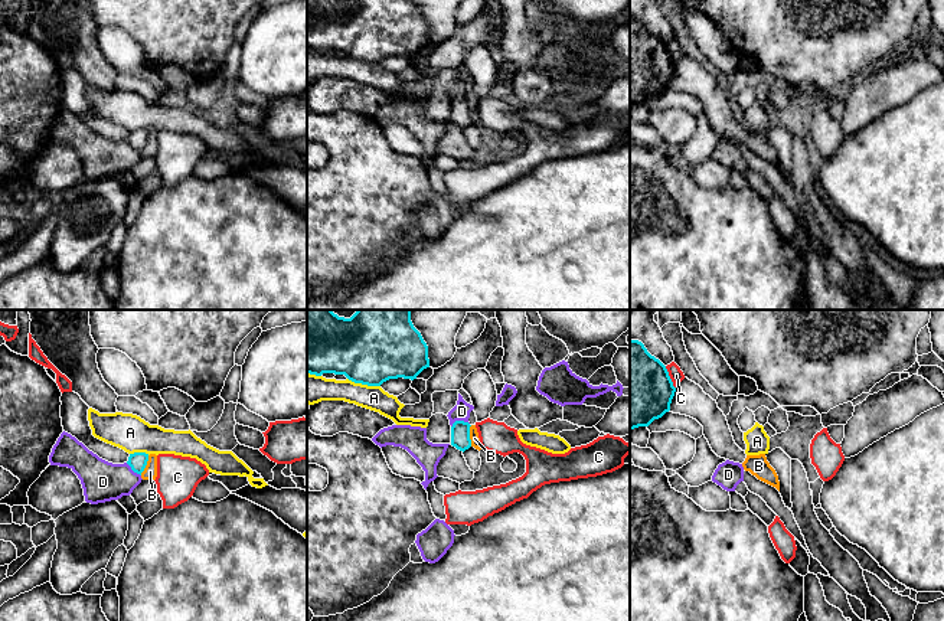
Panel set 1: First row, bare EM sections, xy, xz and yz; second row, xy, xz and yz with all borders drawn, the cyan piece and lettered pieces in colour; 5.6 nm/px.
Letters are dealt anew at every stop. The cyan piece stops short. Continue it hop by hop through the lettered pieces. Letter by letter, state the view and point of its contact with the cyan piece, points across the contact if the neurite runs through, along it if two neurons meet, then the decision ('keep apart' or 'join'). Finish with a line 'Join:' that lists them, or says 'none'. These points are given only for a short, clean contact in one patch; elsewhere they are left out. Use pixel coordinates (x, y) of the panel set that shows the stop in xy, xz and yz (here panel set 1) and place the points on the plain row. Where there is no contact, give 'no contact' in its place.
A: meets cyan in xz at (363, 61); keep apart
B: meets cyan in xz at (469, 113); border along xz (472, 103), (470, 123); keep apart
C: meets cyan in yz at (669, 55); border along yz (665, 43), (675, 65); keep apart
D: meets cyan in xz at (459, 98); border along xz (469, 100), (456, 98), (451, 104); keep apart
Join: none

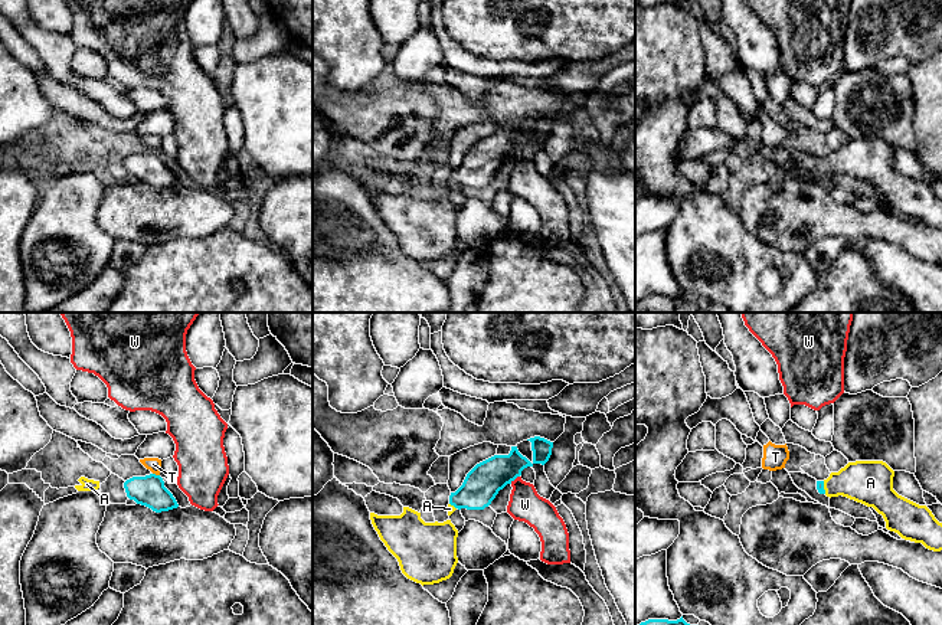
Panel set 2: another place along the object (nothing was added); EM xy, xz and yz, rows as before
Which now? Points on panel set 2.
A: meets cyan in yz at (823, 164); runs through yz (820, 162), (823, 164), (864, 159); join
T: meets cyan in xy at (154, 151); border along xy (153, 150), (159, 153); keep apart
W: meets cyan in xz at (514, 156); border along xz (519, 153), (510, 160); keep apart
Join: A

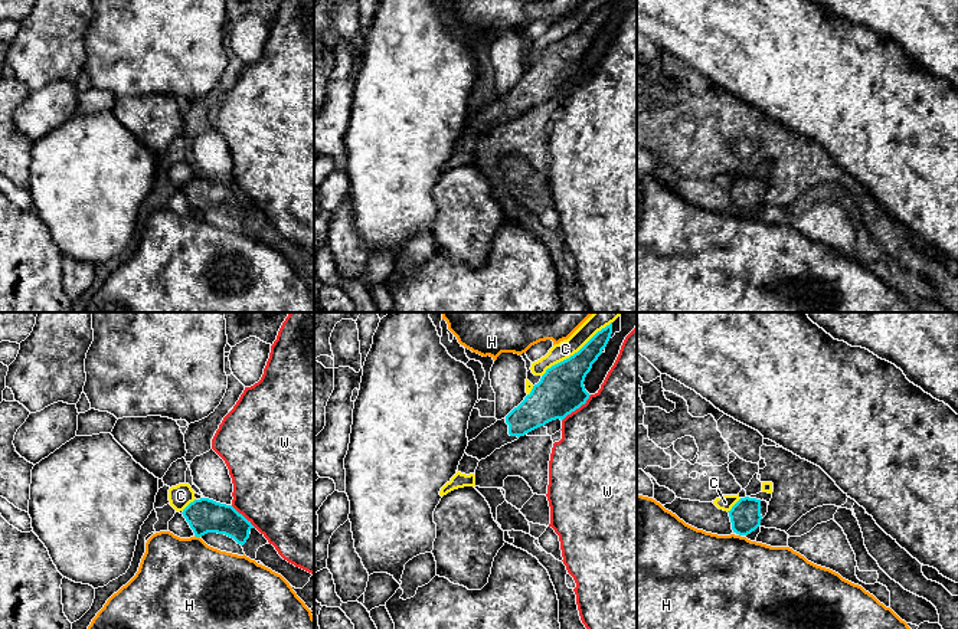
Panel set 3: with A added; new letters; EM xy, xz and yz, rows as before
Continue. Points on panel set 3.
C: meets cyan in xz at (575, 30); keep apart
H: meets cyan in xy at (198, 213); keep apart
W: meets cyan in xz at (576, 85); keep apart
Join: none

